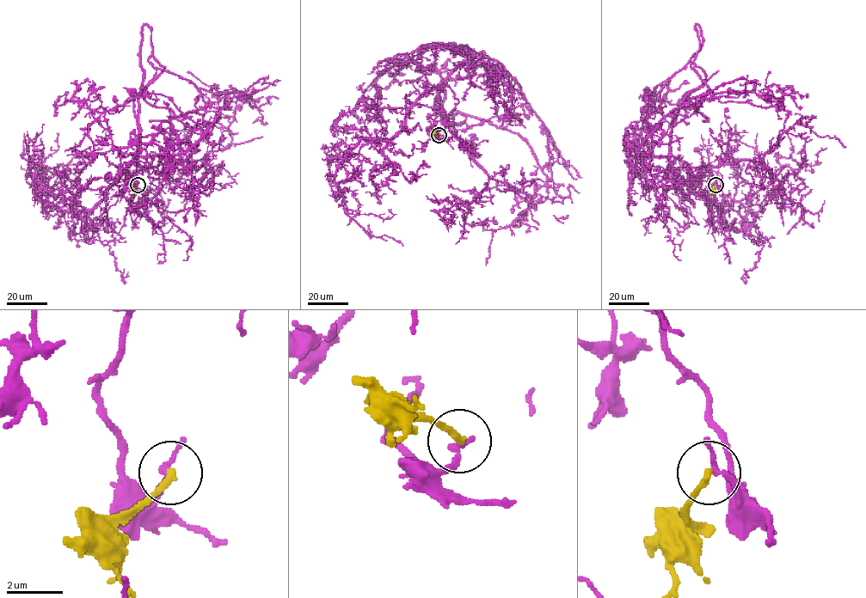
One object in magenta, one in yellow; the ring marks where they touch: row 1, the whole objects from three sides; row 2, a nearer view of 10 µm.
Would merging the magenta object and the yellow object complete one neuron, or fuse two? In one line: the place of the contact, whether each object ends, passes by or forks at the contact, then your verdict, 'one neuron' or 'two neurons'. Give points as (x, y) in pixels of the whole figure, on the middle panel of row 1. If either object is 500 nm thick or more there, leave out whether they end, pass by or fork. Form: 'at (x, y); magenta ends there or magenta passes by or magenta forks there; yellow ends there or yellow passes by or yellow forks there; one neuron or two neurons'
at (439, 135); magenta passes by; yellow ends there; two neurons

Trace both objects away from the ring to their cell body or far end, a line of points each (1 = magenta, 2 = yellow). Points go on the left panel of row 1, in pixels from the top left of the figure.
1: (138, 184), (135, 173), (146, 169), (138, 156), (89, 210), (62, 211), (35, 194), (41, 165), (102, 148)
2: (138, 184), (135, 194)

